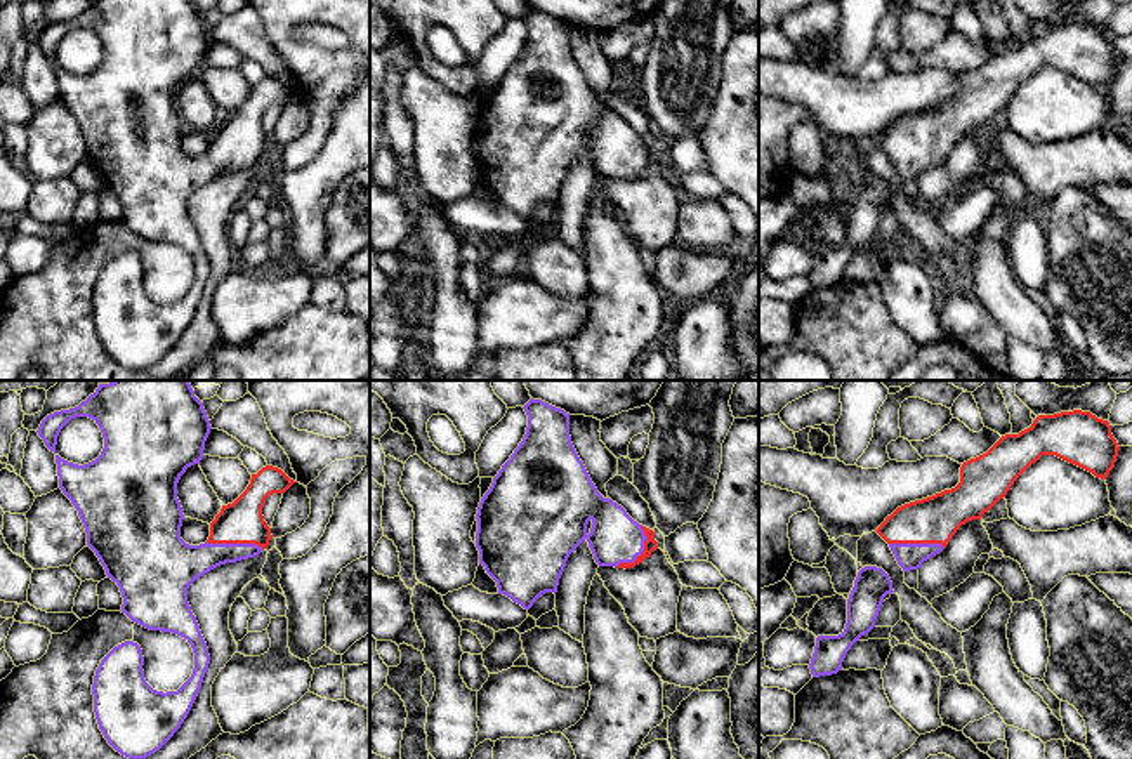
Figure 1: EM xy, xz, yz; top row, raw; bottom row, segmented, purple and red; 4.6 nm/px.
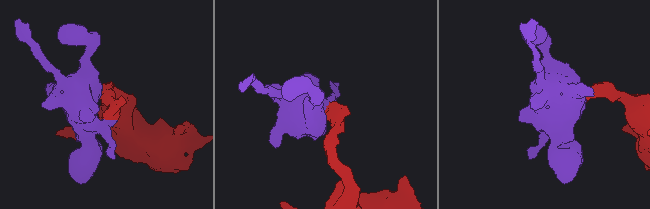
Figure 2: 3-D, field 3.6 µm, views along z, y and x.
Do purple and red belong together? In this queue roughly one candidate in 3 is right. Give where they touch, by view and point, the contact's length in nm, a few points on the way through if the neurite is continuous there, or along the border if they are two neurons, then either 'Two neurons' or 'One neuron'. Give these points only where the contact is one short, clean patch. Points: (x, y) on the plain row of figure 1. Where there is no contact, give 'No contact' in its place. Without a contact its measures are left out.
Touches purple at xy (235, 155). Shared border 260 nm. One neuron

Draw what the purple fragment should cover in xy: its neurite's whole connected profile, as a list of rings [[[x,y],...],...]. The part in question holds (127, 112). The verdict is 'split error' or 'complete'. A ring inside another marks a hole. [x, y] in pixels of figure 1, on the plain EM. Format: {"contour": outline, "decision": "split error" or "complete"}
{"contour": [[[95,0],[69,21],[47,26],[38,47],[56,64],[59,99],[71,111],[87,144],[87,156],[122,203],[125,224],[132,233],[184,248],[194,264],[191,288],[177,302],[156,302],[144,290],[142,261],[134,252],[115,257],[99,274],[92,306],[94,323],[108,354],[128,370],[146,370],[160,361],[188,328],[210,274],[207,254],[188,214],[189,196],[210,181],[255,168],[273,149],[262,118],[269,106],[285,104],[293,94],[281,80],[266,76],[252,85],[247,101],[210,134],[205,155],[189,156],[181,149],[182,118],[177,94],[188,78],[203,69],[210,31],[193,0]],[[76,28],[92,30],[104,49],[101,66],[83,76],[56,64],[61,40]]], "decision": "split error"}

